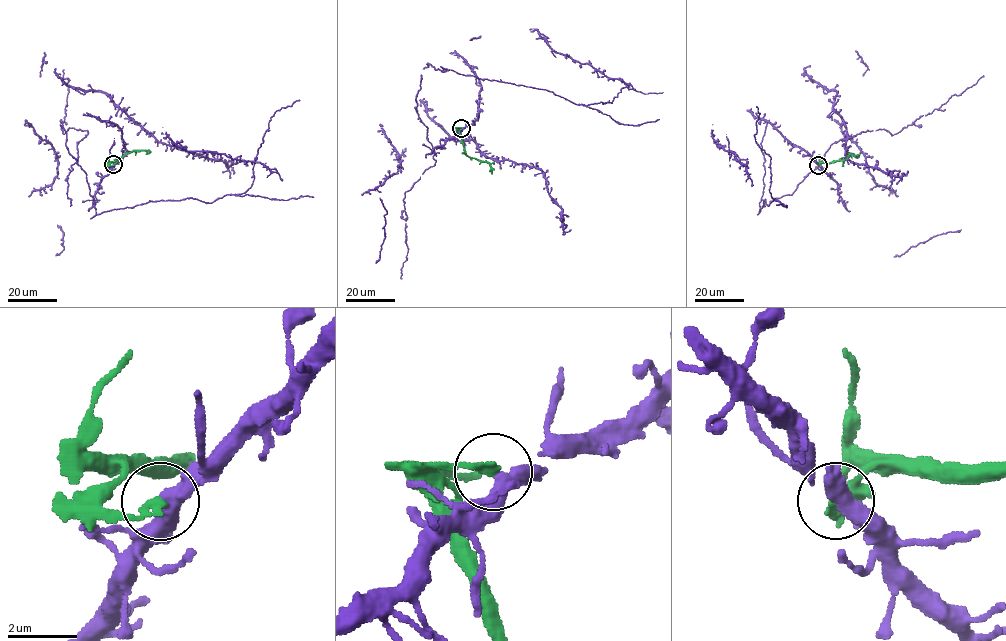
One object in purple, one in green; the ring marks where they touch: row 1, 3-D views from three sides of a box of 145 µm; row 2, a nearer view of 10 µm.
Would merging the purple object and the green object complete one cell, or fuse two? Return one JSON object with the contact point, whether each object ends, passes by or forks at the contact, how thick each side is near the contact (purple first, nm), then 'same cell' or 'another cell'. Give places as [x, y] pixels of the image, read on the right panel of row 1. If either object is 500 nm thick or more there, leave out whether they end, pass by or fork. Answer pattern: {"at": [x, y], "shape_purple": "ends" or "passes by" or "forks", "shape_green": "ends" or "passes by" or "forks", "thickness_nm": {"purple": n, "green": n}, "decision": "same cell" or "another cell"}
{"at": [818, 165], "shape_purple": "passes by", "shape_green": "ends", "thickness_nm": {"purple": 400, "green": 240}, "decision": "another cell"}

